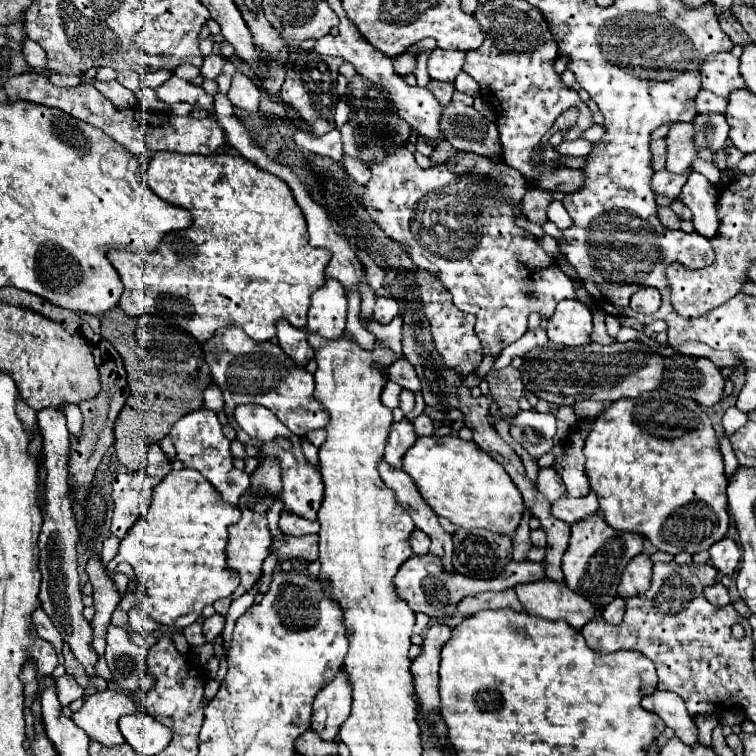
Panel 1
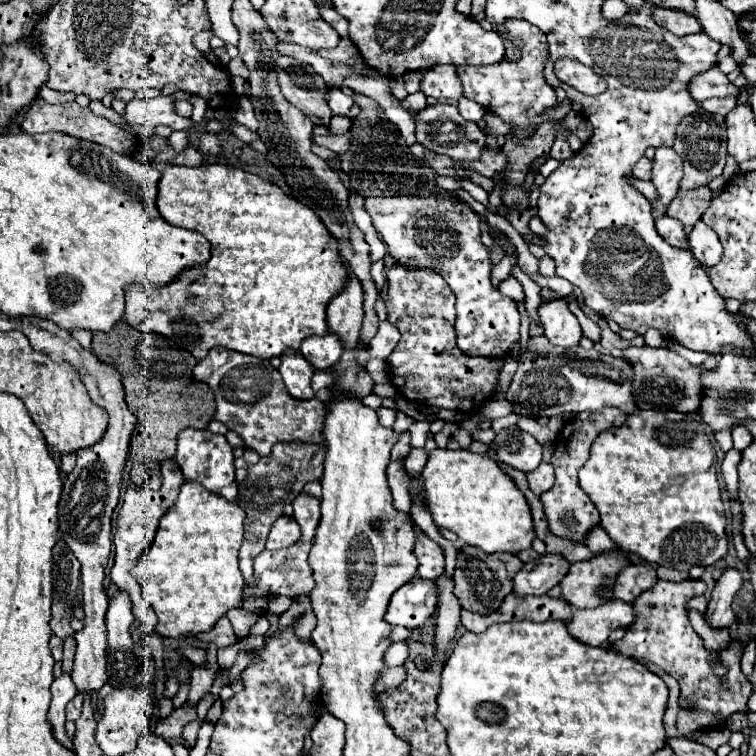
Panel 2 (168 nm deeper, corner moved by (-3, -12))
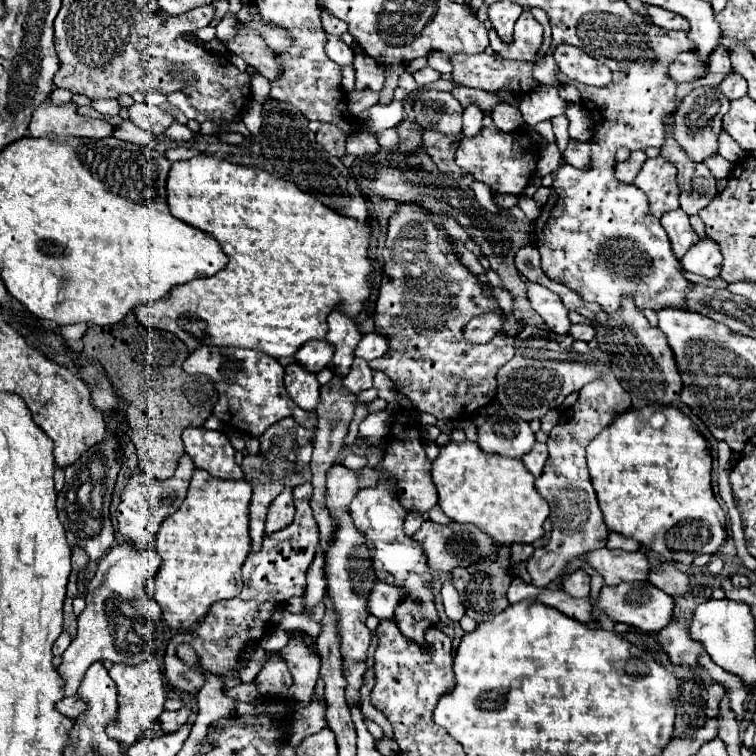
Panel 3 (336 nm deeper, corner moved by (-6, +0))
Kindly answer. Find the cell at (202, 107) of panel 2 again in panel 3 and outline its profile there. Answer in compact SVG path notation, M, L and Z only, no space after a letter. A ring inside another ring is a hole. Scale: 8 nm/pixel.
M172 92L168 94L168 104L172 104L174 108L178 108L188 120L194 120L198 112L194 112L194 108L190 108L190 102L186 100L186 94L182 92Z

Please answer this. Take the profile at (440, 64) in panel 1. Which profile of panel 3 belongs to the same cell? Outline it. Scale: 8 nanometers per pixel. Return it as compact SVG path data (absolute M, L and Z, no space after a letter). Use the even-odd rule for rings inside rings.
M426 66L426 68L418 70L418 72L414 72L414 80L418 82L418 86L424 86L424 84L432 84L432 82L436 82L438 78L440 78L440 72L432 70L430 66Z

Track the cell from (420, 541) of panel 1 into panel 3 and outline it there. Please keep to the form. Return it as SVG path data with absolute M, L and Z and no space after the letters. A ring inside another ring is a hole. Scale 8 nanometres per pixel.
M426 520L422 524L422 528L412 536L412 540L420 542L424 546L424 552L428 556L428 566L438 572L452 572L456 566L468 568L468 566L478 564L482 560L496 560L498 558L496 542L484 530L470 526L470 524L450 522L450 524L442 526L432 520Z

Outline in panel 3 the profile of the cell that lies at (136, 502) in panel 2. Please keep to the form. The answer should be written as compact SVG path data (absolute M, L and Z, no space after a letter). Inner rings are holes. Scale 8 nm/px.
M182 456L178 462L178 468L174 472L172 478L168 480L156 480L152 474L148 472L140 472L136 476L130 478L124 494L122 494L122 502L118 506L118 530L120 534L136 544L136 548L150 548L156 542L156 532L160 528L160 524L172 516L184 502L190 480L192 480L192 472L194 472L194 462L190 460L190 456Z

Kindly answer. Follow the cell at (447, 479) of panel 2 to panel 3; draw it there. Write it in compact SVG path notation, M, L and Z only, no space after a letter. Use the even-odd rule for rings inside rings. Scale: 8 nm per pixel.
M448 442L440 448L438 458L432 462L432 478L438 488L438 506L444 514L454 522L468 522L484 532L488 532L496 544L532 544L544 536L542 524L548 518L548 502L534 488L534 476L522 464L520 458L502 458L502 456L486 456L478 452L478 444L474 442Z

